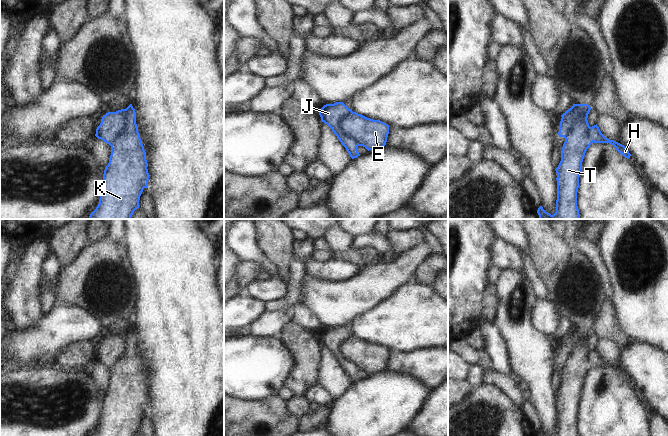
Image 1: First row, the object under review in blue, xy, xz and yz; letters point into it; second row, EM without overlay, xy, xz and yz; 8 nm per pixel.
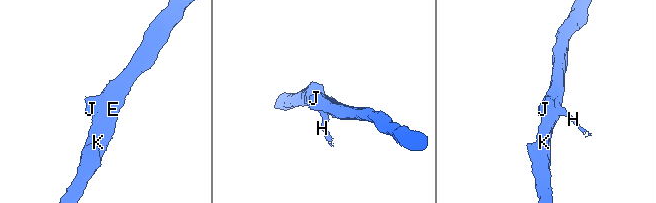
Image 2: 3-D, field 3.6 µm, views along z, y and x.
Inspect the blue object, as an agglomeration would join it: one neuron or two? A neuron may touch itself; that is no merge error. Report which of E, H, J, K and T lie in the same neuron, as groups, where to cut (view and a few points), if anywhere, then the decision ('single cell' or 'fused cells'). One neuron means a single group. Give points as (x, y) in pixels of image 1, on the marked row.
E K T / H J; cut in yz along (590, 107), (583, 111), (574, 109), (576, 119), (564, 137); fused cells

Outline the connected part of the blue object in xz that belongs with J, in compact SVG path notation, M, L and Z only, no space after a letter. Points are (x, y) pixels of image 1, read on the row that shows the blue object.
M336 102L334 104L326 104L319 110L321 121L327 124L334 134L337 136L341 144L346 148L352 159L360 156L357 148L358 144L352 138L344 135L339 127L342 118L352 112L343 102Z

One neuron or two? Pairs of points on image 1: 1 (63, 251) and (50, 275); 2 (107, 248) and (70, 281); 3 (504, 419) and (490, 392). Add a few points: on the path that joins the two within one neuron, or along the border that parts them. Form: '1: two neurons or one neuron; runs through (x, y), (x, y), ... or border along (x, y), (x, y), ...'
1: two neurons; border along (52, 250), (61, 267)
2: one neuron; runs through (98, 257), (79, 276)
3: one neuron; runs through (497, 412), (490, 405), (490, 399)

